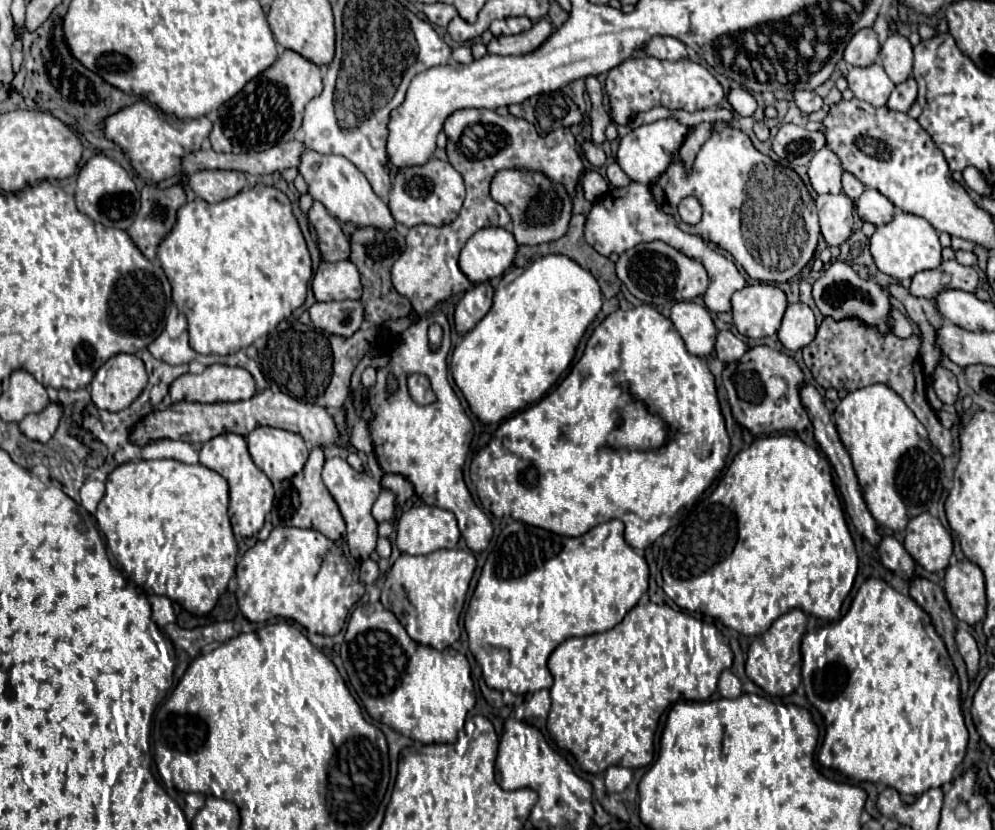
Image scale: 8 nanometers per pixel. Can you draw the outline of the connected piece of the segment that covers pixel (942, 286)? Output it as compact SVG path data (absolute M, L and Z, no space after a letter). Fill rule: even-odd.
M943 261L939 269L917 273L911 279L909 293L933 301L941 291L947 289L961 289L973 293L977 289L977 283L979 277L973 267L959 265L957 261Z

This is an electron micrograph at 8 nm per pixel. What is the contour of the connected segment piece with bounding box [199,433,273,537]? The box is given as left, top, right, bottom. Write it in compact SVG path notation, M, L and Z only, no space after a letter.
M221 433L213 437L211 441L203 443L199 451L199 463L223 475L229 483L229 519L233 525L233 533L241 537L257 535L265 523L265 515L273 505L273 485L269 477L253 463L245 439L237 433Z

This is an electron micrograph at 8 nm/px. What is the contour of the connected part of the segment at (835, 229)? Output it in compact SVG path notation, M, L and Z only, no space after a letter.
M819 195L815 200L821 233L829 245L841 245L853 231L853 201L841 195Z

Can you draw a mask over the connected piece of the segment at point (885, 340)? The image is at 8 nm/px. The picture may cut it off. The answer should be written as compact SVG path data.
M825 317L817 329L815 339L807 347L803 347L803 361L813 373L813 379L825 389L835 387L837 391L855 391L873 383L883 383L891 387L923 423L929 433L929 441L941 451L943 457L951 459L955 455L955 439L951 431L941 425L937 413L927 403L919 345L921 339L917 335L901 339L893 331L881 333L877 327L867 325L855 317L845 317L839 321Z

